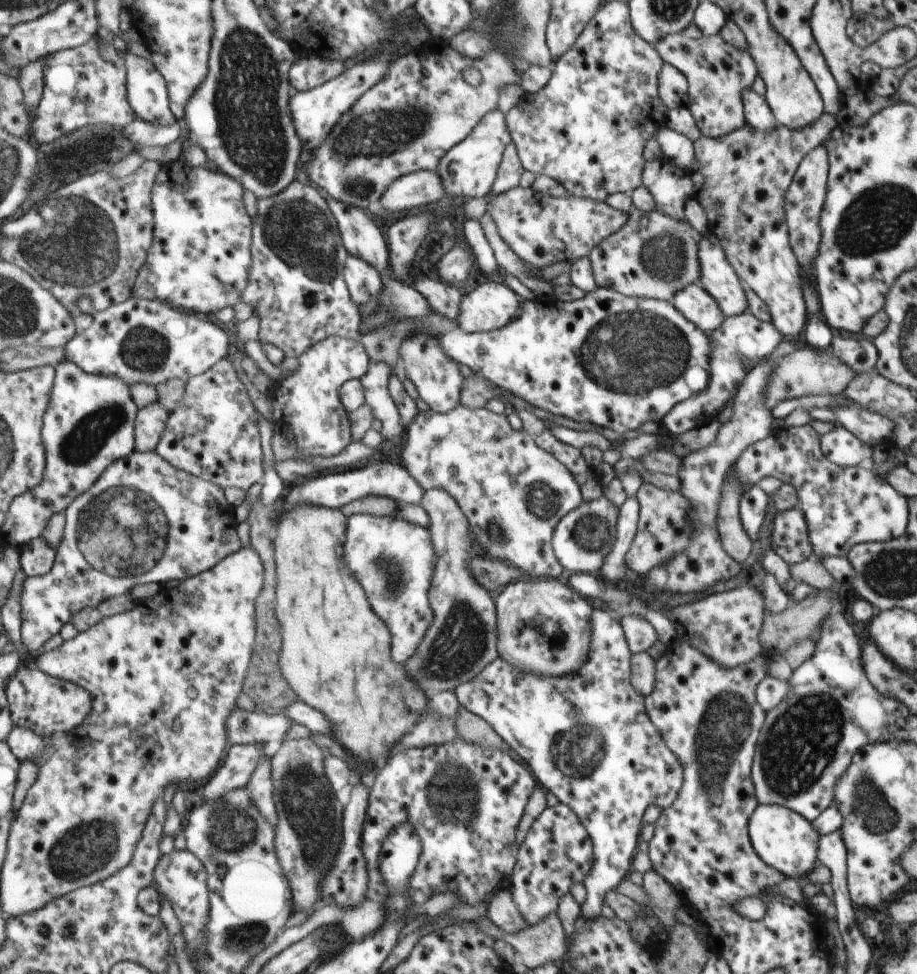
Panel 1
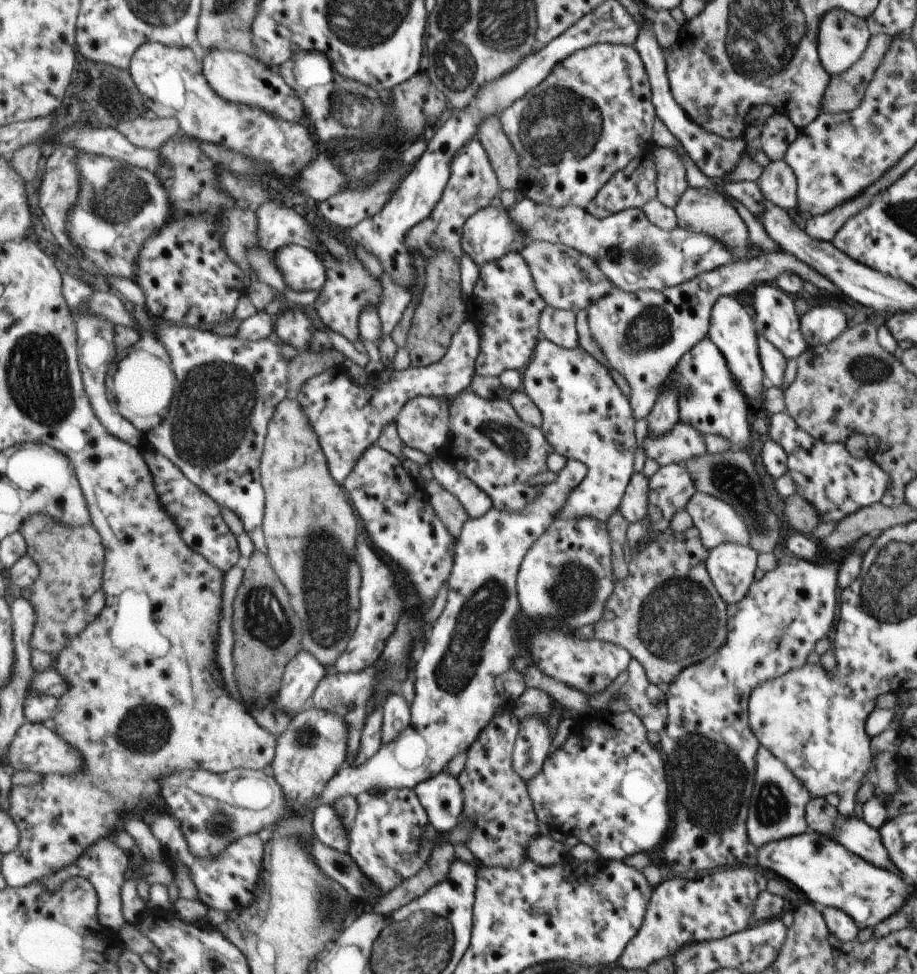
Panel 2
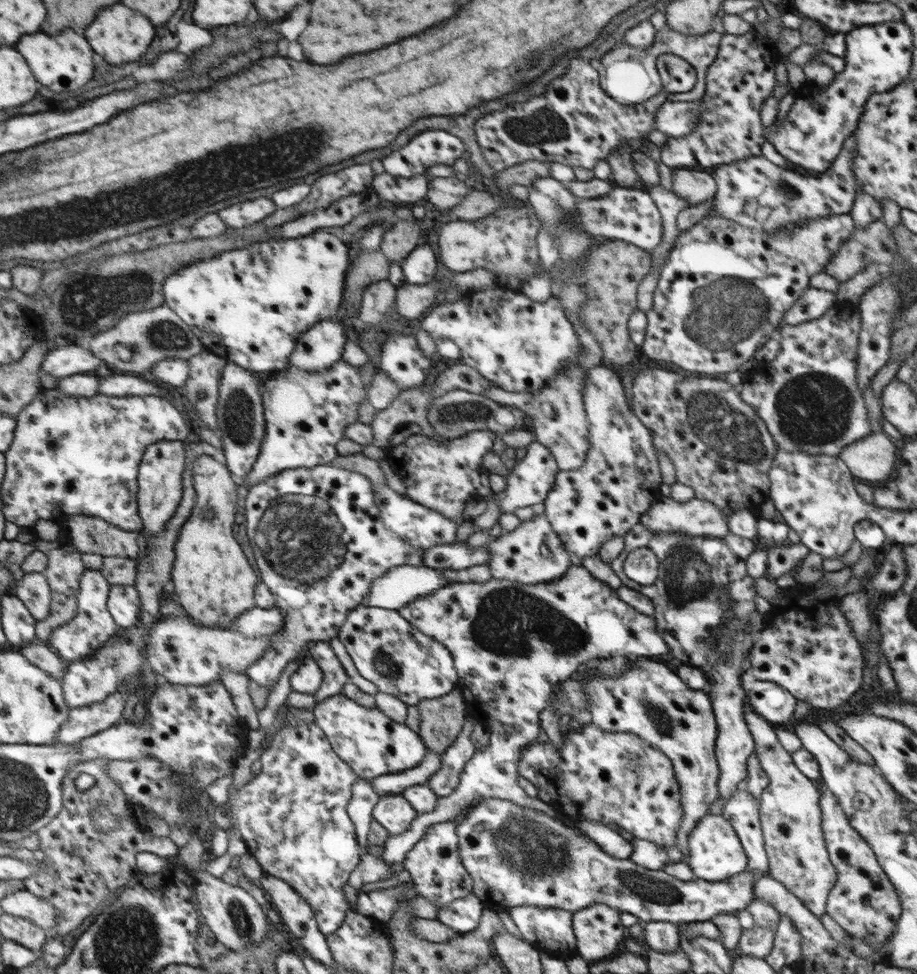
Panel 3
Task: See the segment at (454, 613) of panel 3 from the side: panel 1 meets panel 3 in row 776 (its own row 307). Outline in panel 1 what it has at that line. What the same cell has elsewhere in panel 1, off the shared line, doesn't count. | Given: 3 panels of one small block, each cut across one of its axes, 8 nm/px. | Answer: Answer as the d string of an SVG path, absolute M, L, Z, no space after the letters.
M484 282L475 290L465 291L457 318L467 333L489 333L512 321L520 302L508 285Z

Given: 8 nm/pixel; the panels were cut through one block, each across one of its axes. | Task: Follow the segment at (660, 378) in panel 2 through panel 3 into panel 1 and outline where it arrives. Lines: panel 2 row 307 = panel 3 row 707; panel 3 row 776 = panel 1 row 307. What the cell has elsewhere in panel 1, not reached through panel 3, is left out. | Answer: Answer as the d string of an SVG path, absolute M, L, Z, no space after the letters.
M694 283L674 293L672 303L690 322L701 327L707 335L715 331L725 319L721 307L716 299L702 288L698 283Z

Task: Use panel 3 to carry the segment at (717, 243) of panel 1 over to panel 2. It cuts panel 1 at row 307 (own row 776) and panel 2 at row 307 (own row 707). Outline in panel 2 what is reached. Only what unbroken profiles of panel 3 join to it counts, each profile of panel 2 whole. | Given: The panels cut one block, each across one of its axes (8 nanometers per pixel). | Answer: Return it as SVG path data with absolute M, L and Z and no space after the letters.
M736 296L721 297L717 304L713 306L712 322L709 325L708 337L718 350L725 356L728 367L732 372L732 376L736 376L738 388L744 392L744 396L748 400L758 400L762 394L762 366L758 358L758 345L756 342L756 330L754 326L756 322L752 322L750 314L746 312L746 308L736 300Z

